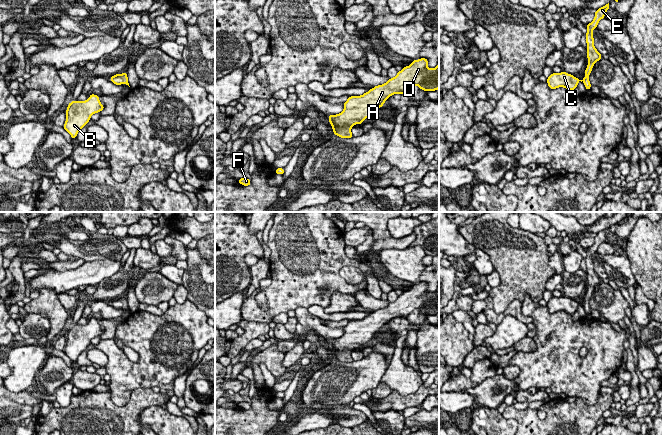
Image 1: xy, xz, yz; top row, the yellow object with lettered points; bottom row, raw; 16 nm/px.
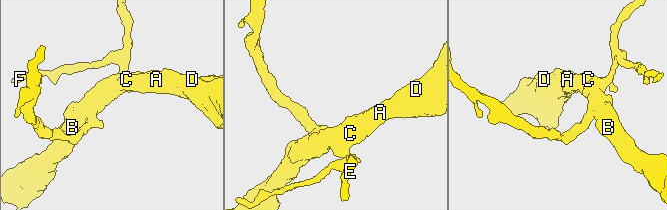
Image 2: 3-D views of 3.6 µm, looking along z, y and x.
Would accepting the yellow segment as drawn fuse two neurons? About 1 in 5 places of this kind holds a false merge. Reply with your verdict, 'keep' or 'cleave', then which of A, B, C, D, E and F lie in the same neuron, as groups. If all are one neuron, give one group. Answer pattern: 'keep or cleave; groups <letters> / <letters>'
keep; groups A B C D E F

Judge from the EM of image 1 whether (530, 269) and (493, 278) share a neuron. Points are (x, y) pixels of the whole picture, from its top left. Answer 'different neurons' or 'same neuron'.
different neurons

